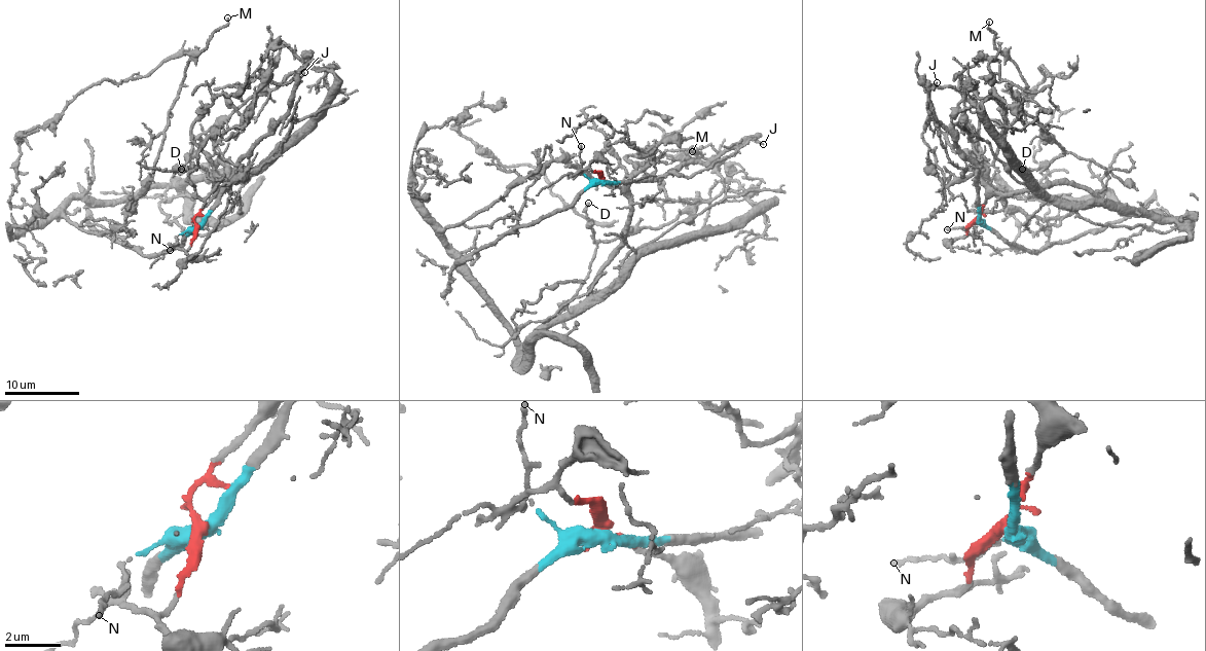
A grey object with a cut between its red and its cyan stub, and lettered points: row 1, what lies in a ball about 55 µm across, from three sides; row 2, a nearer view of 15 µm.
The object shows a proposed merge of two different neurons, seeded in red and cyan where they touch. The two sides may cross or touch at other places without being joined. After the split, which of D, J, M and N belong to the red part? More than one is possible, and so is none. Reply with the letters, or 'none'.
D, M

